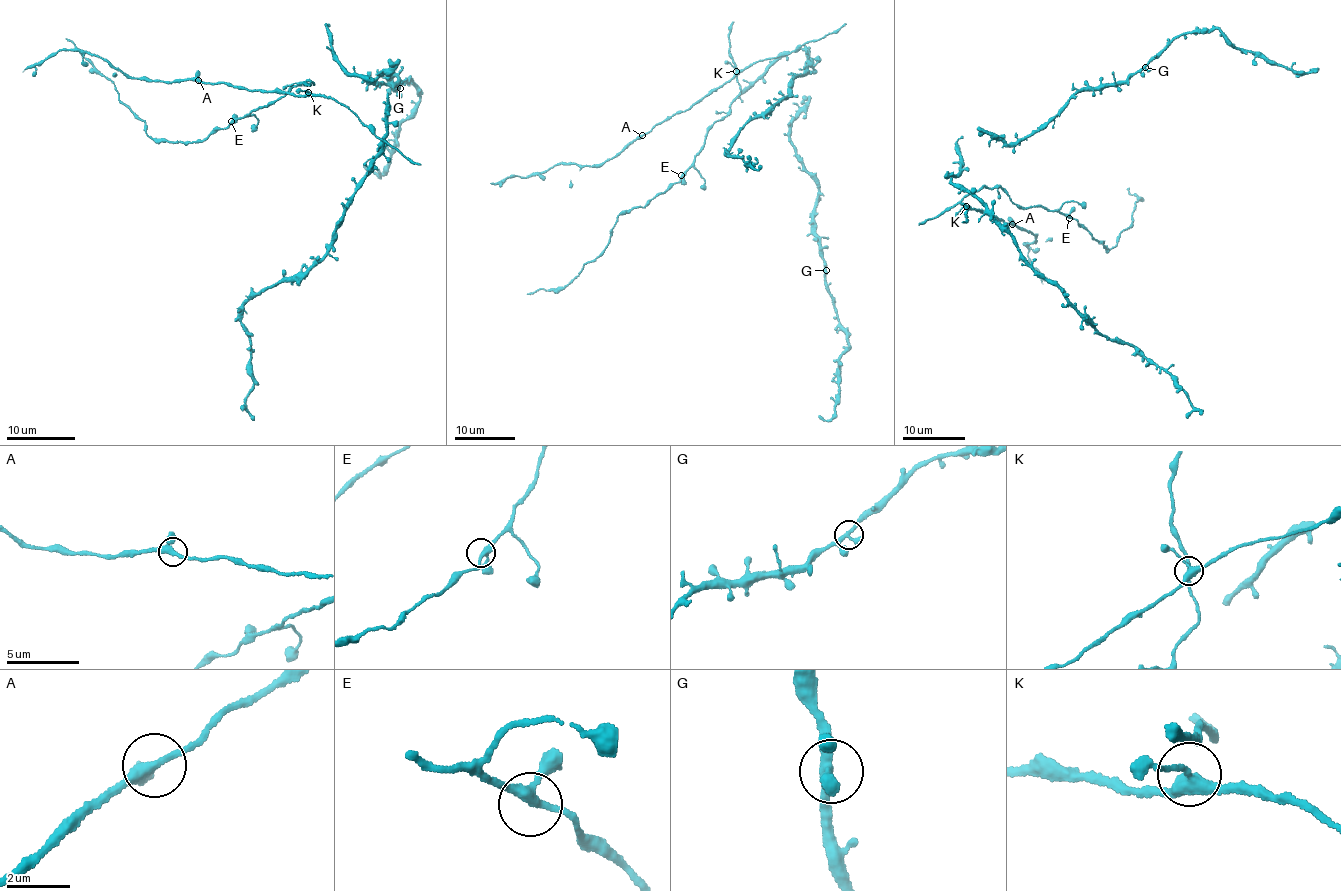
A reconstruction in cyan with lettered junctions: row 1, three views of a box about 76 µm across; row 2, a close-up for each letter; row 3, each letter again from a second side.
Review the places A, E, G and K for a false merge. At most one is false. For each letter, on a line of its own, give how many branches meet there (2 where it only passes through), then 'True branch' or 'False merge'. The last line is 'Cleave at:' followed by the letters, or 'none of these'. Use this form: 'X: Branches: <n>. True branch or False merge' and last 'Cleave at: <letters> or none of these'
A: Branches: 3. True branch
E: Branches: 3. True branch
G: Branches: 3. True branch
K: Branches: 3. True branch
Cleave at: none of these

